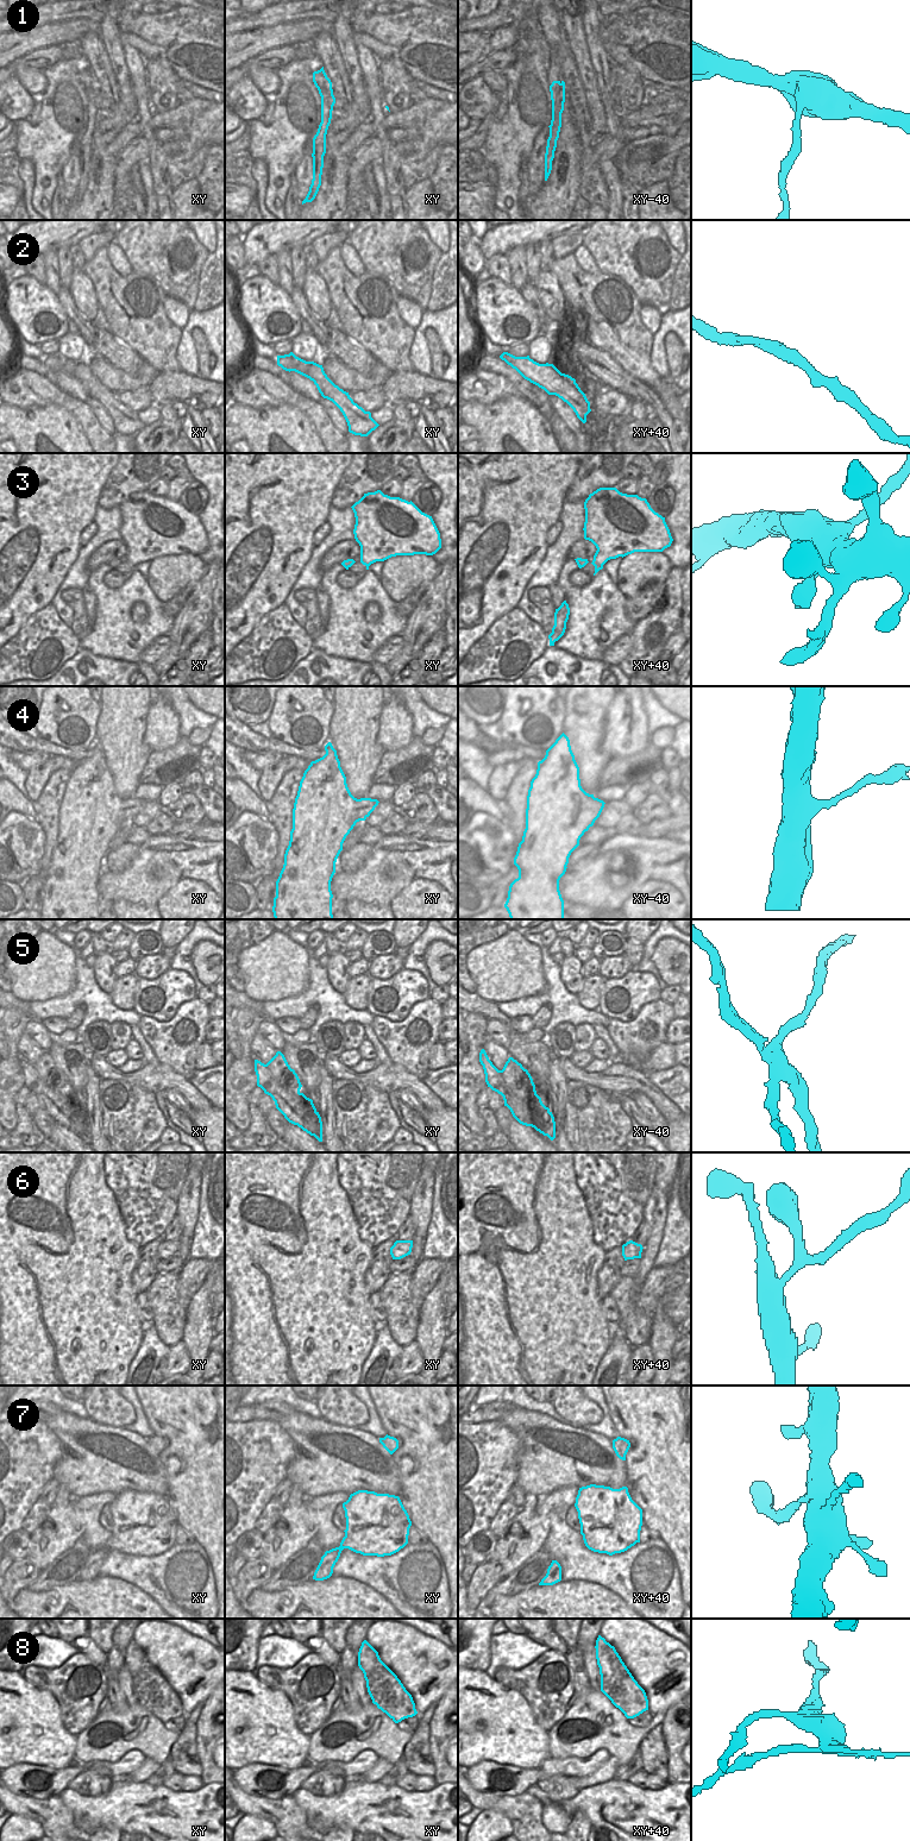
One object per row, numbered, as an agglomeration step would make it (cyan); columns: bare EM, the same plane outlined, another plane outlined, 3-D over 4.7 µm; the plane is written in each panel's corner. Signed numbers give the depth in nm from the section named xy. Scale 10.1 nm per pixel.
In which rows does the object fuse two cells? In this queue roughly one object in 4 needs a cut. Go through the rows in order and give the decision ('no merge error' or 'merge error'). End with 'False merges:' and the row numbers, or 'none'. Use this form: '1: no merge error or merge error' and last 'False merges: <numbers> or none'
1: merge error
2: no merge error
3: no merge error
4: no merge error
5: merge error
6: merge error
7: no merge error
8: merge error
False merges: 1, 5, 6, 8

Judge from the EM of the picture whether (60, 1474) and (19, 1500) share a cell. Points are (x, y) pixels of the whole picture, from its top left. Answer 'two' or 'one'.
two

